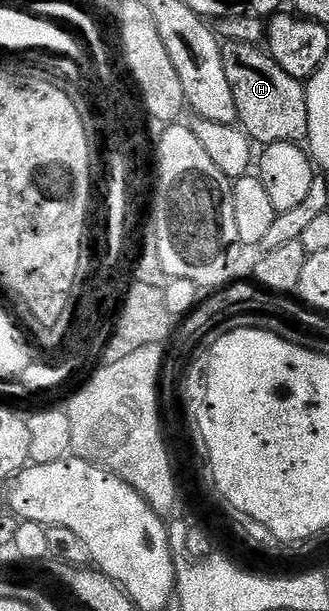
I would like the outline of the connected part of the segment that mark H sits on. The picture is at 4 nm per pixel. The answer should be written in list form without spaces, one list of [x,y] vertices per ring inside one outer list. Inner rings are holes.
[[[234,40],[222,43],[221,57],[223,70],[227,70],[227,82],[231,82],[231,94],[235,94],[237,124],[241,131],[248,134],[257,146],[275,142],[301,144],[309,135],[305,84],[291,78],[291,74],[276,64],[268,51],[255,44]]]

